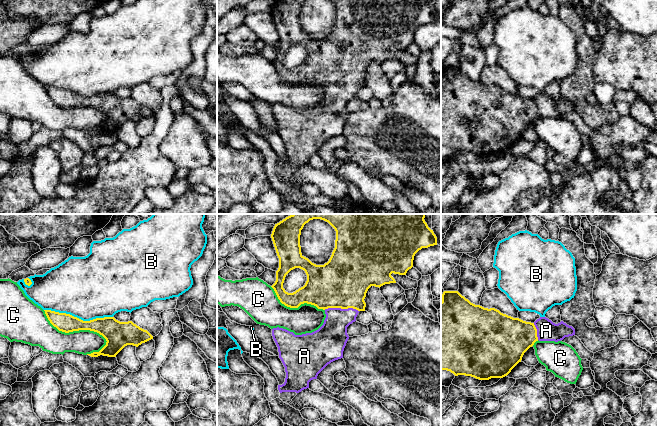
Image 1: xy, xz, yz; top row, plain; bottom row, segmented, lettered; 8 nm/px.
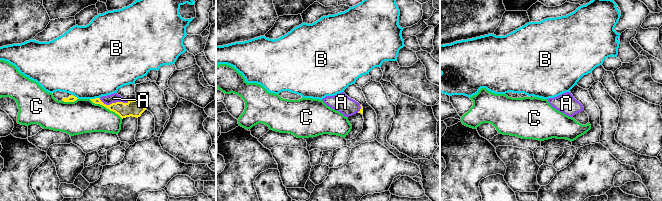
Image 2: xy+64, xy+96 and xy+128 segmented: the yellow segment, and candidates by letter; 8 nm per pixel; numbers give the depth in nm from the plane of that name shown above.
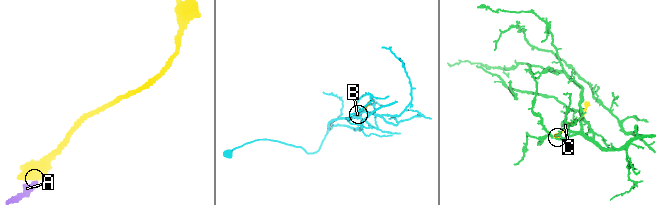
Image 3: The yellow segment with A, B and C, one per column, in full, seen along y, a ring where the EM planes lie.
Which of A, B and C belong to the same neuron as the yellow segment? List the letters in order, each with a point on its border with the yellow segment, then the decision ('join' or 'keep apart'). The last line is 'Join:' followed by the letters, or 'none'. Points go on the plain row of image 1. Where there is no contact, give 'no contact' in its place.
A: xz (341, 84) | join
B: xy (78, 94) | keep apart
C: xy (74, 106) | keep apart
Join: A

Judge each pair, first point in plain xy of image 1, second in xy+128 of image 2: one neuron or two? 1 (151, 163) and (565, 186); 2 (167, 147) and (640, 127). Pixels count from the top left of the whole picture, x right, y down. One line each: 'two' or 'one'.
1: one
2: one

